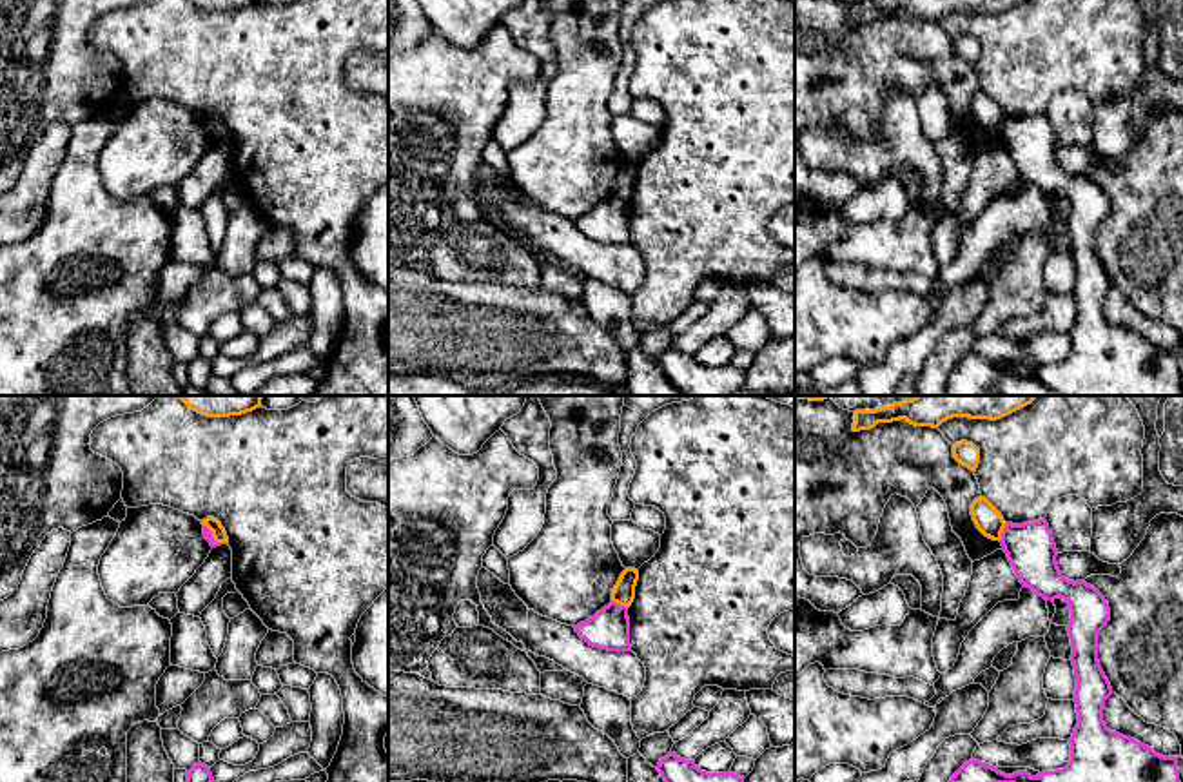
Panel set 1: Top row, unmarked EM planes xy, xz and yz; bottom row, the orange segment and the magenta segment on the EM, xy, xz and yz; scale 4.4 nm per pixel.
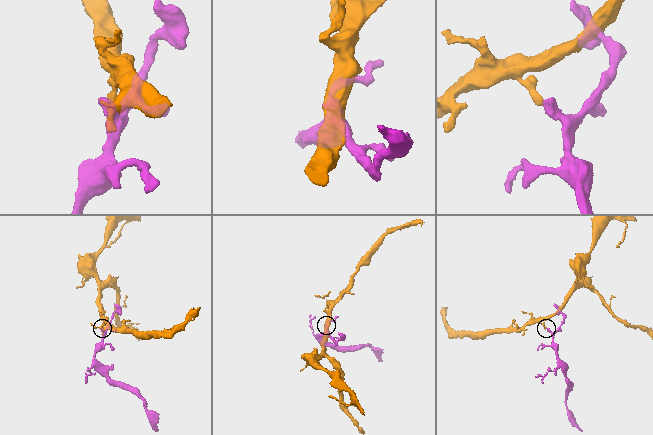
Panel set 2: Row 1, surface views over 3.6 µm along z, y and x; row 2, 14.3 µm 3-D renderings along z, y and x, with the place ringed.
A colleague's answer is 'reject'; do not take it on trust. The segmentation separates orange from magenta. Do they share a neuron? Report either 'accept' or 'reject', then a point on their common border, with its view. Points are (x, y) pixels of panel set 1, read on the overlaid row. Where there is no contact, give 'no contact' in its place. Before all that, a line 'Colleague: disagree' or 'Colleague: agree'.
Colleague: agree
reject | yz (1002, 530)

